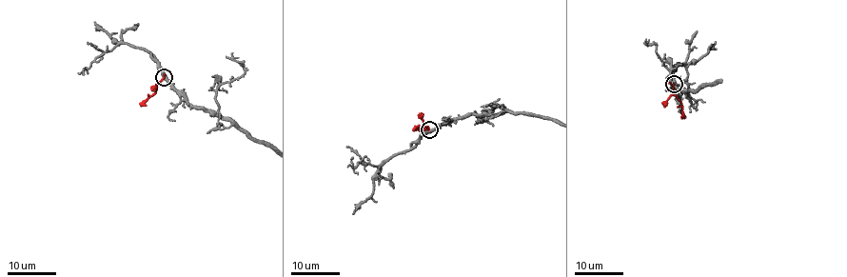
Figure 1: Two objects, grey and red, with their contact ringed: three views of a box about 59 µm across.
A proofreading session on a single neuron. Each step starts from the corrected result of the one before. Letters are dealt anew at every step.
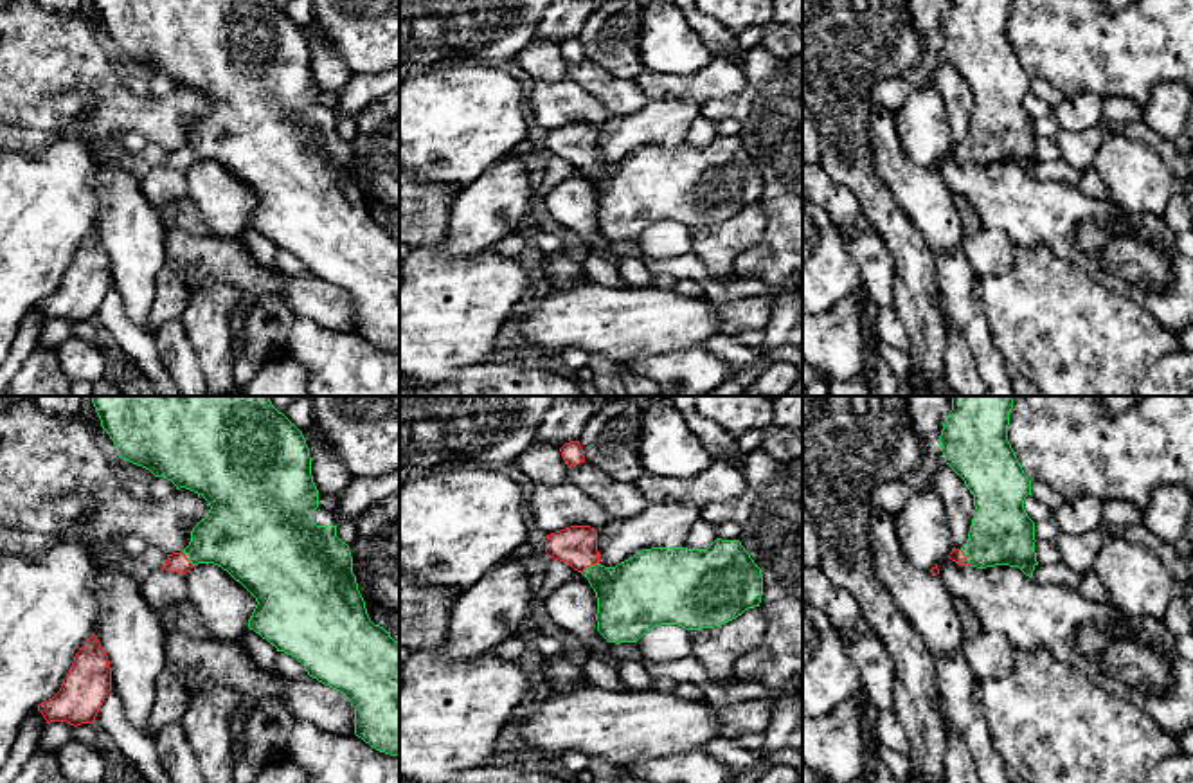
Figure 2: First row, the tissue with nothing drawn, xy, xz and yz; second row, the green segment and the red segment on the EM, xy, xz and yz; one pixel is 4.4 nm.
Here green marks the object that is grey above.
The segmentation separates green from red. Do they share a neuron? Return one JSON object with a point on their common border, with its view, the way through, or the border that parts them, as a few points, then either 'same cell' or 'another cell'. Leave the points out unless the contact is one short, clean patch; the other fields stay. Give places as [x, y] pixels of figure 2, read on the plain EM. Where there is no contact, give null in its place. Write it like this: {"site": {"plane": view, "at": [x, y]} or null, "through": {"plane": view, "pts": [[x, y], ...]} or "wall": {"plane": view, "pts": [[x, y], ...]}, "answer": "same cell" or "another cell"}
{"site": {"plane": "xz", "at": [591, 162]}, "through": {"plane": "xz", "pts": [[637, 191], [619, 188], [591, 162], [576, 143]]}, "answer": "same cell"}

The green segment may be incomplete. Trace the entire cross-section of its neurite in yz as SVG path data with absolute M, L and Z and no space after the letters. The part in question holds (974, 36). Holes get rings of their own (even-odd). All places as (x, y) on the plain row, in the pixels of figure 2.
M952 0L943 20L937 38L945 59L964 77L975 103L966 140L948 155L977 166L1018 164L1033 175L1035 119L1024 106L1031 77L1008 38L1011 5L1013 0Z

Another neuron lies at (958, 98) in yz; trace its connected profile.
M946 59L934 65L932 85L945 103L952 144L961 146L968 137L973 115L973 92Z

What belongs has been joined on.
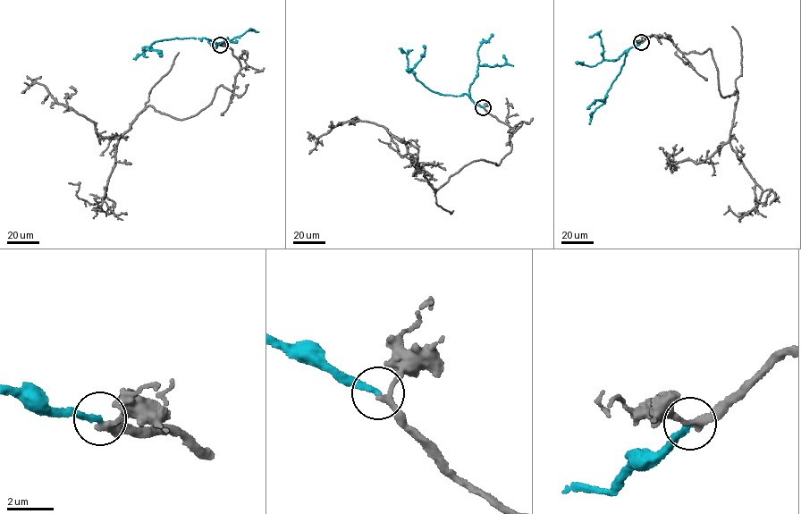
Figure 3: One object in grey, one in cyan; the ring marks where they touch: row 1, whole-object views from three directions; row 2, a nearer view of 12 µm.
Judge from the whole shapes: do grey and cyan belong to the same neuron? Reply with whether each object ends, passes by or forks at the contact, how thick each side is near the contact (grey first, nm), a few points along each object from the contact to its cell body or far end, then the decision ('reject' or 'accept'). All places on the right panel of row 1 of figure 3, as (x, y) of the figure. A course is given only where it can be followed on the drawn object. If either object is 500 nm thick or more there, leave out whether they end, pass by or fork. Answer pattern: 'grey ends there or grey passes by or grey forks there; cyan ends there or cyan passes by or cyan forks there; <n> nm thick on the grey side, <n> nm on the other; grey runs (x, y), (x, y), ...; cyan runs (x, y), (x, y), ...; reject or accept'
grey passes by; cyan ends there; 240 nm thick on the grey side, 260 nm on the other; grey runs (641, 42), (710, 49), (720, 95), (737, 91), (727, 142), (704, 162), (670, 165), (682, 147); cyan runs (641, 42), (624, 51), (626, 54), (619, 74), (604, 103), (592, 113), (589, 123); reject

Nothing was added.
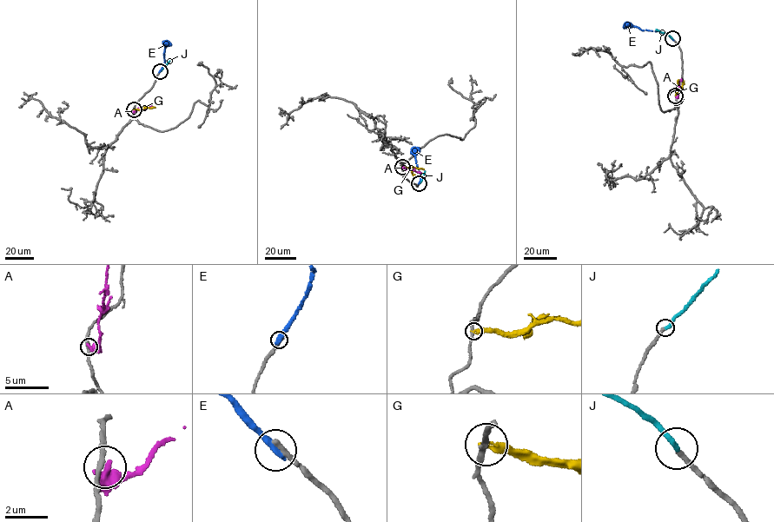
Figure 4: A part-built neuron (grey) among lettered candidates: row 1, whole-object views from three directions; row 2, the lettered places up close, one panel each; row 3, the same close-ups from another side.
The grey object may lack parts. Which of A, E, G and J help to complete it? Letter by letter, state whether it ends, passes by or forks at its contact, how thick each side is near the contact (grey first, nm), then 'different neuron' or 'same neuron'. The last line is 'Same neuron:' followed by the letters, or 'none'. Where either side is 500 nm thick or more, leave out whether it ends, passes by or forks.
A: 240 nm thick on the grey side, 550 nm on the other; different neuron
E: it ends there; 280 nm thick on the grey side, 440 nm on the other; different neuron
G: it ends there; 240 nm thick on the grey side, 280 nm on the other; different neuron
J: it ends there; 240 nm thick on the grey side, 280 nm on the other; same neuron
Same neuron: J

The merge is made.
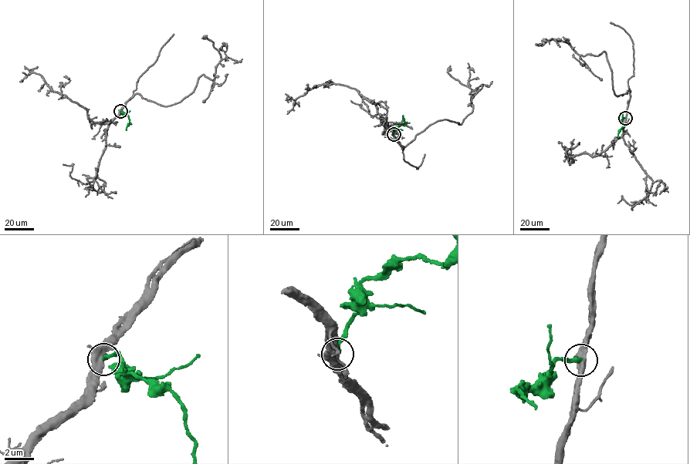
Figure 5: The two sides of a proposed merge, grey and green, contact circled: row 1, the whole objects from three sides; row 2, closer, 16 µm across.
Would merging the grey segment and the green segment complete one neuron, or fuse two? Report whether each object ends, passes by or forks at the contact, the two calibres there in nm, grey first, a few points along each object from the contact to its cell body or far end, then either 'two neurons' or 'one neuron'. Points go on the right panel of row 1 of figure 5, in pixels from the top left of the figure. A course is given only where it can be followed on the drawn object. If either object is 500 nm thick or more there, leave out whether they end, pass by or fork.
grey forks; green ends; calibres 400 and 260 nm; course grey (625, 118), (629, 90), (622, 95), (614, 92), (604, 52), (578, 55), (566, 42), (553, 39), (535, 44); course green (625, 118), (619, 121), (624, 126), (618, 137); two neurons

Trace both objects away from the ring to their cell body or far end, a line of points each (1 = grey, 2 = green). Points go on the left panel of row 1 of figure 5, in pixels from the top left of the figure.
1: (120, 111), (136, 93), (171, 105), (203, 74), (214, 80), (221, 56), (207, 35)
2: (120, 111), (126, 114), (130, 119), (126, 130)

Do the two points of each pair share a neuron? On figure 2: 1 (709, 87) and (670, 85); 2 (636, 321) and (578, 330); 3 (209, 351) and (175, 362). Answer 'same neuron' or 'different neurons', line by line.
1: same neuron
2: same neuron
3: different neurons

